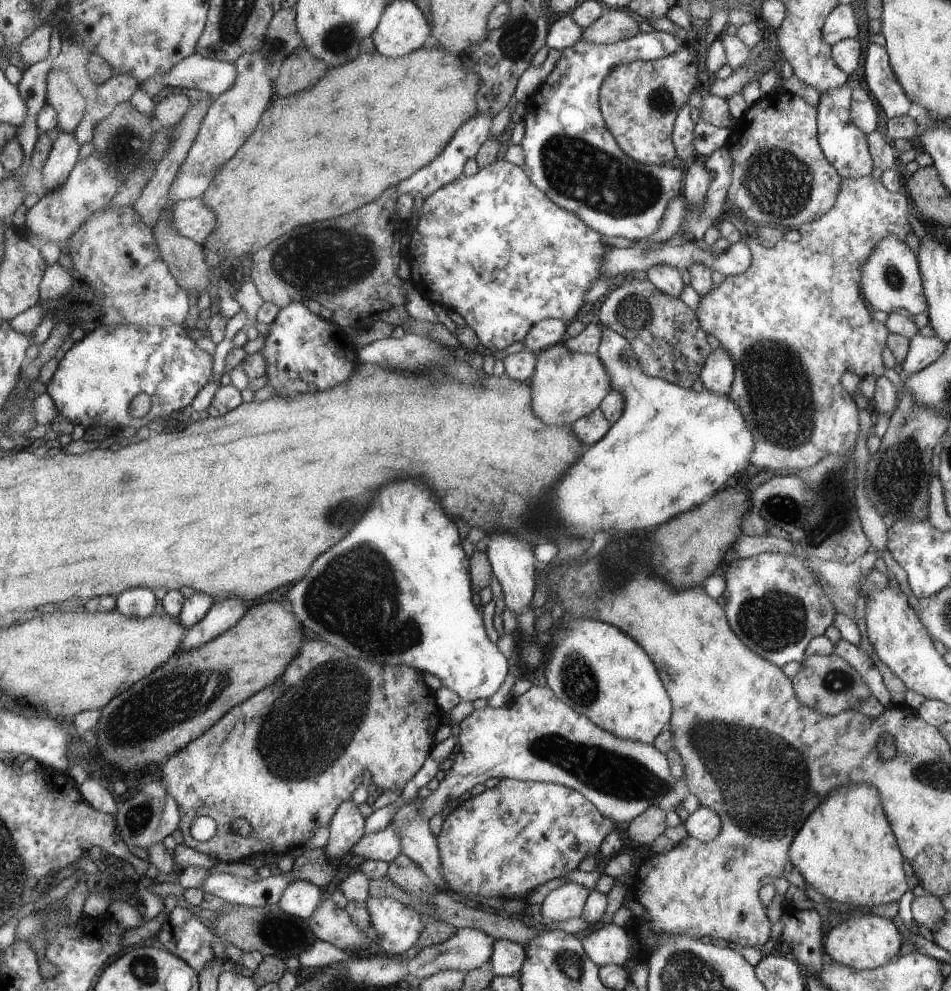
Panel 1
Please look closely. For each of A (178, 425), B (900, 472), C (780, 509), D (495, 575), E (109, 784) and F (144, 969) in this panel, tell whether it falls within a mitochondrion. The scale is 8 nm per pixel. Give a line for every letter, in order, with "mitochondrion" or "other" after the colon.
A: other
B: mitochondrion
C: mitochondrion
D: other
E: other
F: mitochondrion

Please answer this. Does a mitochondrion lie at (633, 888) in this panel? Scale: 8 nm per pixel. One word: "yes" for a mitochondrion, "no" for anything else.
no

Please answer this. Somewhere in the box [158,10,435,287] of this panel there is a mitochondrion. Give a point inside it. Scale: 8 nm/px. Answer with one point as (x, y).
(339, 38)

